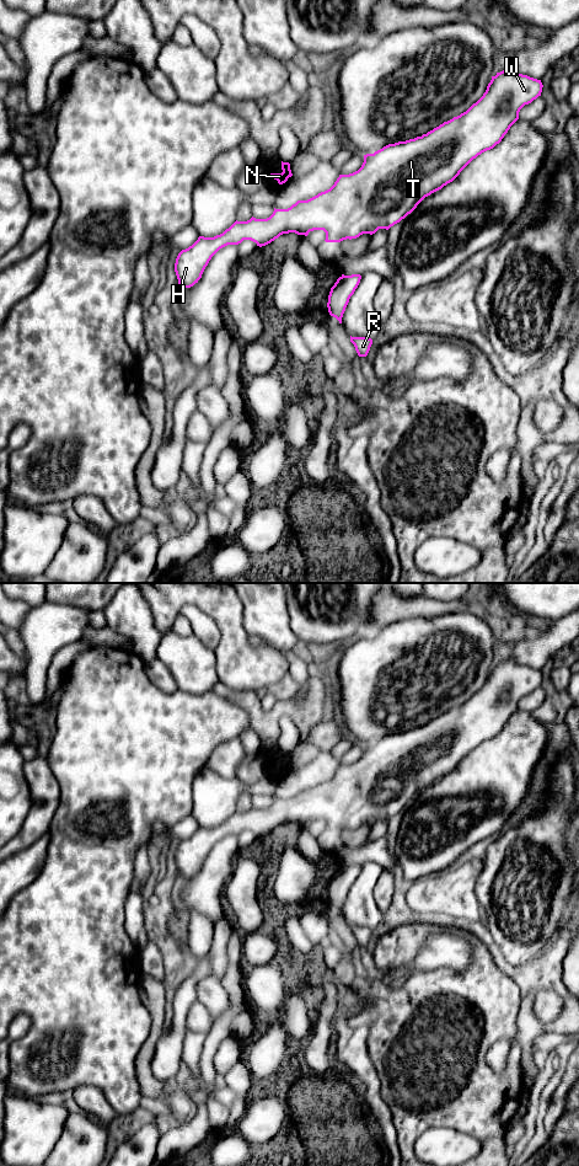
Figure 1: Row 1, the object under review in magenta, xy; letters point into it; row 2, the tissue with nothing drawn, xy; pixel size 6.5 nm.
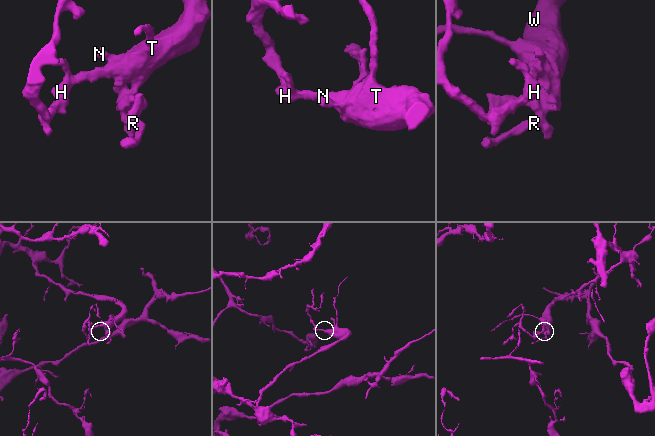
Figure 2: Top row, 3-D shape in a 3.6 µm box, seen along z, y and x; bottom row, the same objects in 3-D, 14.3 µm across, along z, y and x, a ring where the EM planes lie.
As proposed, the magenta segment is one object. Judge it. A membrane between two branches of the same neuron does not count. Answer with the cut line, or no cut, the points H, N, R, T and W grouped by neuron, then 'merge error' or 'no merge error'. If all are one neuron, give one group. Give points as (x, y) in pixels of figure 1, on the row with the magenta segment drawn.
no cut | H N R T W | no merge error

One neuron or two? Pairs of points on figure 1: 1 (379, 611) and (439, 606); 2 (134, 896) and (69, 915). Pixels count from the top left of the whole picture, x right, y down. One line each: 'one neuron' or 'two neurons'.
1: one neuron
2: two neurons

